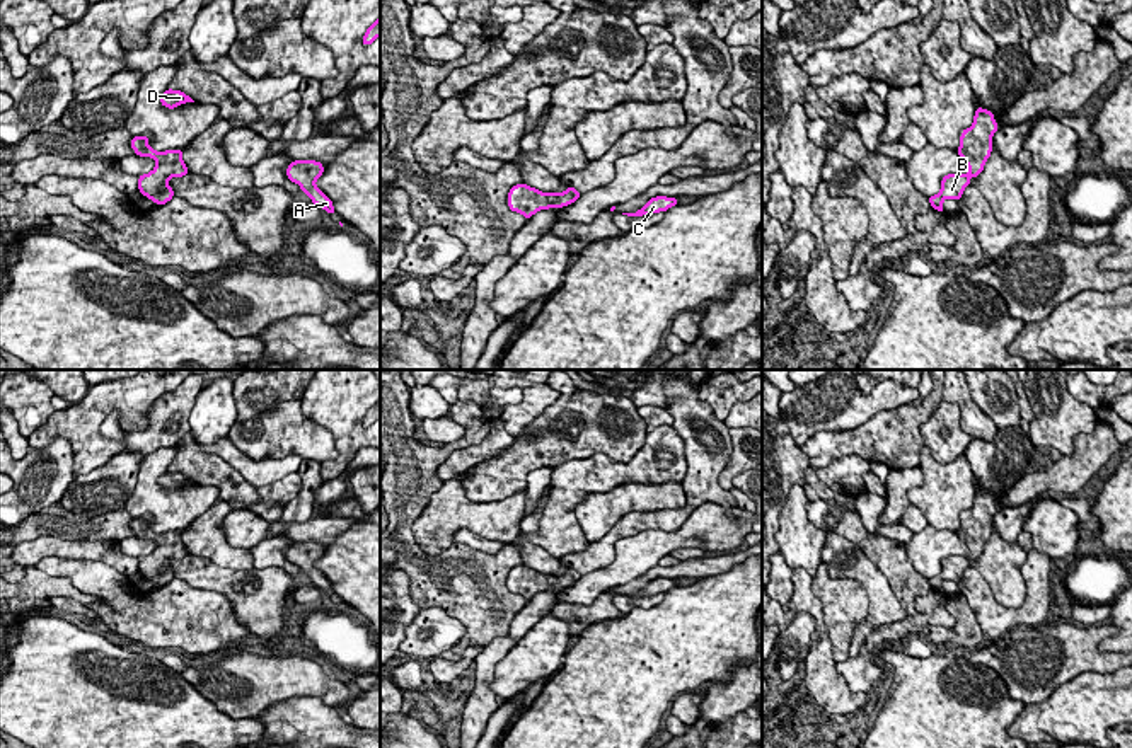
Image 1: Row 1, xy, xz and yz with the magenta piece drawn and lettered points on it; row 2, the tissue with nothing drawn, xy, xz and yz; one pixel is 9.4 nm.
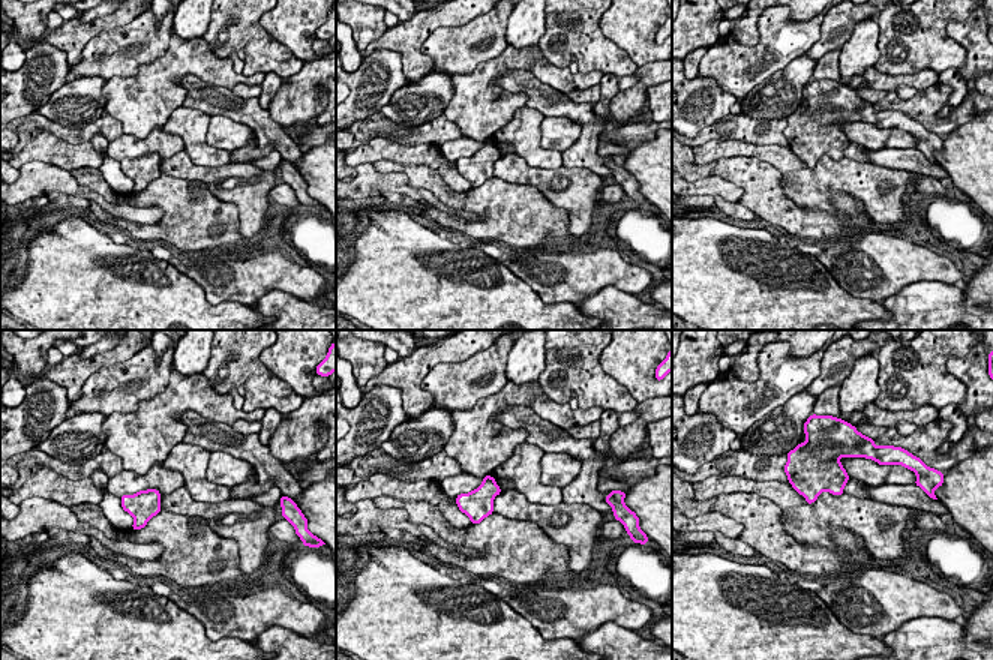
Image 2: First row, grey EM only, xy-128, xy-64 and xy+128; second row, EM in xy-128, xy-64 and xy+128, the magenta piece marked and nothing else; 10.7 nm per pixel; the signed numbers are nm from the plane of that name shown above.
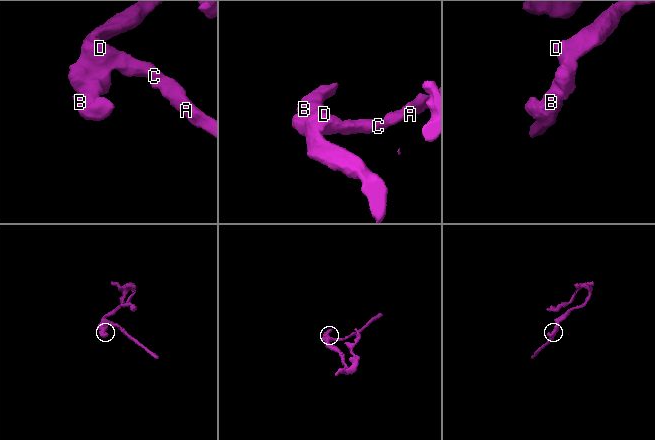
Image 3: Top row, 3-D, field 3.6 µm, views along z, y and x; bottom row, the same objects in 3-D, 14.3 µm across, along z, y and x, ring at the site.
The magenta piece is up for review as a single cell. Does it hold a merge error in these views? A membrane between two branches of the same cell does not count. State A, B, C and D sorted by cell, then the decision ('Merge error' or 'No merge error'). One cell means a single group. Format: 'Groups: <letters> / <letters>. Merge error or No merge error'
Groups: A B C D. No merge error

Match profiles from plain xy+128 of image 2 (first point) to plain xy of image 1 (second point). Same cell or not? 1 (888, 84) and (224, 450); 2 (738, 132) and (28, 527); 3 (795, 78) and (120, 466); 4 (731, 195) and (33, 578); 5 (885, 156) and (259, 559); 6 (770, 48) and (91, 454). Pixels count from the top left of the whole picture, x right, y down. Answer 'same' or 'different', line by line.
1: same
2: same
3: same
4: same
5: same
6: same

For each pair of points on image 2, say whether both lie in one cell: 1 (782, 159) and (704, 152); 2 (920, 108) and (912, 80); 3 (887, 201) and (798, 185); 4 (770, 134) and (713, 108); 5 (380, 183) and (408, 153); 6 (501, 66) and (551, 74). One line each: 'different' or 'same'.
1: same
2: different
3: same
4: different
5: different
6: same

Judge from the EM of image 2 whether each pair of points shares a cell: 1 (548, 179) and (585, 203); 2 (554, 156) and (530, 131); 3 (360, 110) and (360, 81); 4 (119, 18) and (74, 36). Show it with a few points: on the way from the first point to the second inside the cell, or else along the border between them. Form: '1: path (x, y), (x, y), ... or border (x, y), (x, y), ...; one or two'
1: path (549, 191), (557, 198), (573, 198); one
2: path (545, 156), (530, 140); one
3: path (360, 102), (360, 89); one
4: path (108, 23), (84, 32); one

